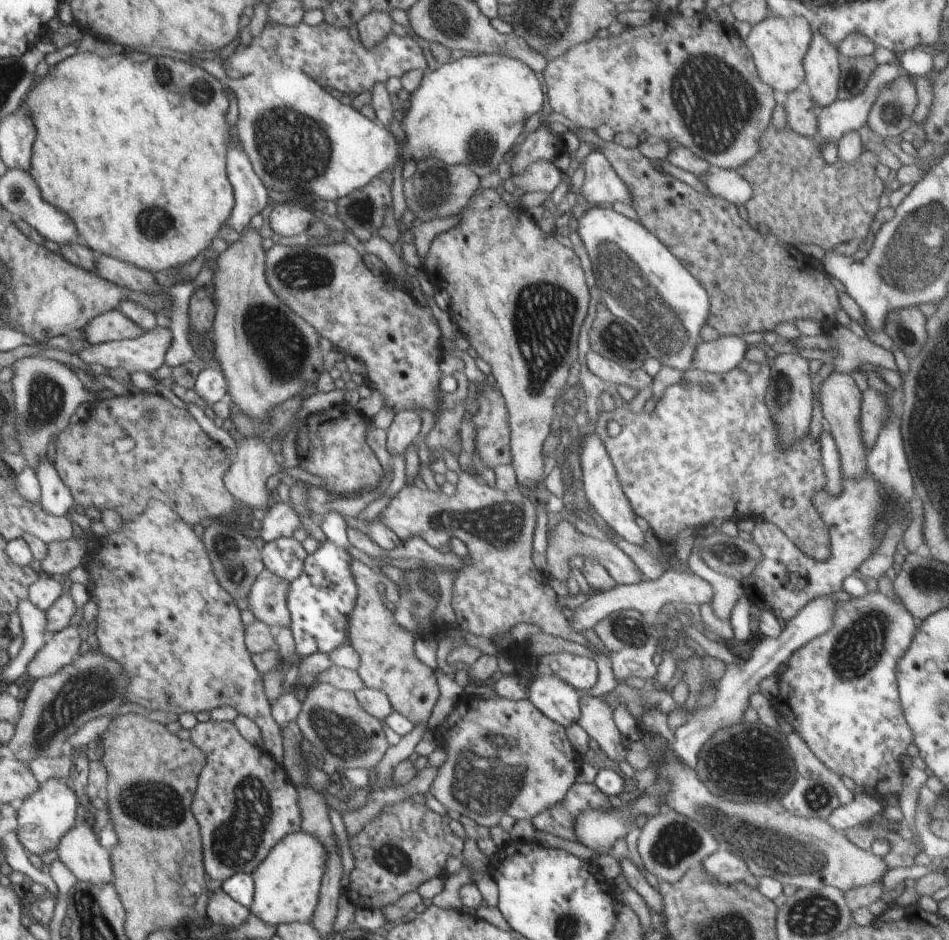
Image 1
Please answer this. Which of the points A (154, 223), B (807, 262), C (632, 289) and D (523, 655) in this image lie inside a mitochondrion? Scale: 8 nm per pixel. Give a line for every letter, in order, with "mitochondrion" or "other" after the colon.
A: mitochondrion
B: other
C: mitochondrion
D: other

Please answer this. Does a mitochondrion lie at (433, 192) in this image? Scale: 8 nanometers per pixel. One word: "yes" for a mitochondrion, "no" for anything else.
yes

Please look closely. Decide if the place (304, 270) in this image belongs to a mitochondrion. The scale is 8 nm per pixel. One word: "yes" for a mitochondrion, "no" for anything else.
yes

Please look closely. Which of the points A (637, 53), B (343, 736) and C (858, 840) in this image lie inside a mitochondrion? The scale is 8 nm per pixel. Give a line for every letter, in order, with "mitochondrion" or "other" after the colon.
A: other
B: mitochondrion
C: other

